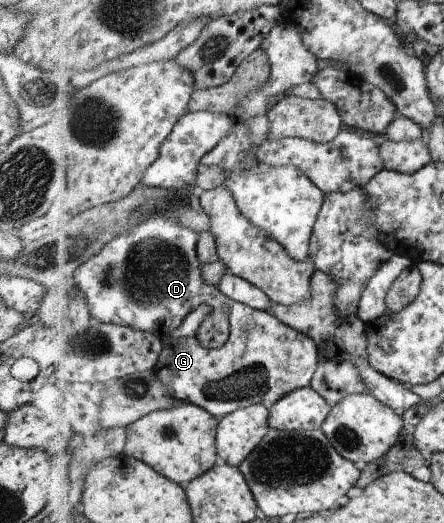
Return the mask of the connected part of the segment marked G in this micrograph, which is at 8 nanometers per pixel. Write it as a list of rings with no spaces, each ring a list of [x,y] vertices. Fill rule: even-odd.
[[[228,300],[230,320],[230,335],[225,343],[215,349],[202,348],[198,342],[198,328],[200,322],[210,314],[211,306],[203,304],[184,319],[182,326],[175,330],[172,335],[163,340],[163,351],[160,355],[159,364],[154,369],[157,375],[166,382],[171,395],[176,400],[200,405],[221,420],[235,410],[243,409],[252,405],[264,405],[269,410],[291,392],[302,387],[310,386],[319,361],[318,348],[314,340],[302,334],[297,328],[291,328],[280,322],[271,312],[252,308],[235,300]]]

